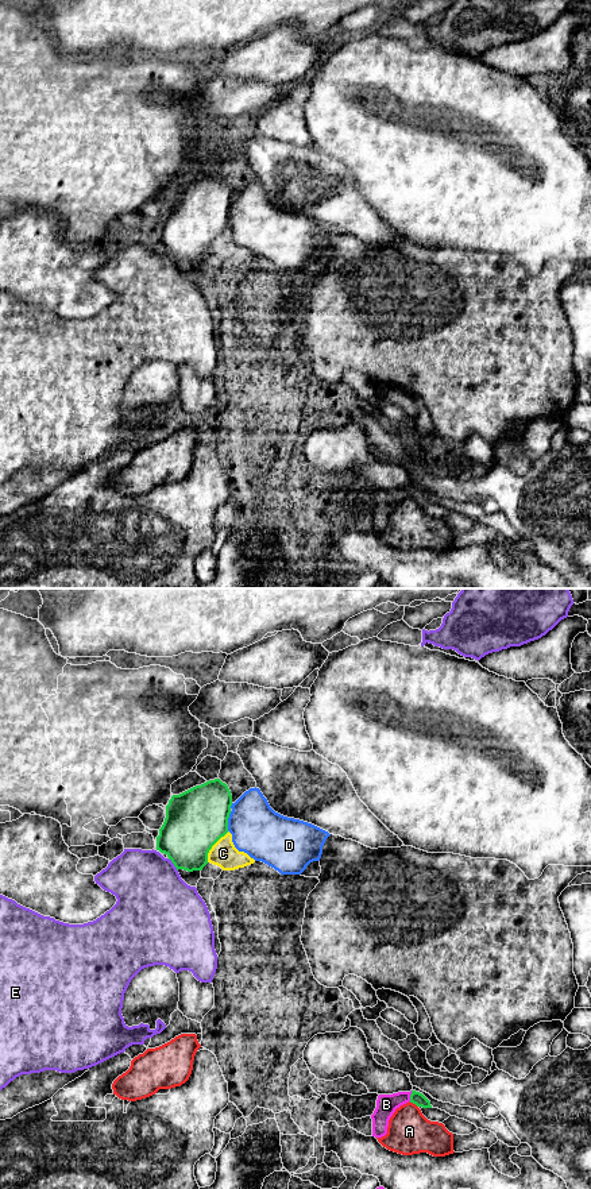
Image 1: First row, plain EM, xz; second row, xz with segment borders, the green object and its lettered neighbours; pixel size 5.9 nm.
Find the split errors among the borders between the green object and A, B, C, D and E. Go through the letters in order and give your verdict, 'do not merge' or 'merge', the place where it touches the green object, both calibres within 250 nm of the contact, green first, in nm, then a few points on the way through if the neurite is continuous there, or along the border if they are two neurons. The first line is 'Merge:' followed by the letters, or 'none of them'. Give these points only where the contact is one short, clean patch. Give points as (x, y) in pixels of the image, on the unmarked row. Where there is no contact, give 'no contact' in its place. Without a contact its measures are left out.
Merge: B
A: do not merge | xz (413, 498) | 80/260 nm
B: merge | xz (410, 491) | 80/130 nm | across xz (416, 493), (410, 491), (386, 500)
C: do not merge | xz (212, 240) | 360/160 nm | along xz (228, 227), (212, 242), (207, 257)
D: do not merge | xz (227, 216) | 360/300 nm
E: do not merge | xz (174, 261) | 320/440 nm

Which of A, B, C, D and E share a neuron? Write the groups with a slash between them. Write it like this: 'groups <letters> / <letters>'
groups A / B / C / D / E

